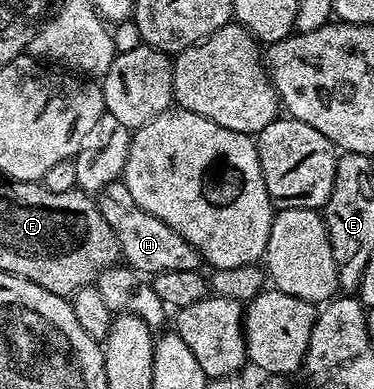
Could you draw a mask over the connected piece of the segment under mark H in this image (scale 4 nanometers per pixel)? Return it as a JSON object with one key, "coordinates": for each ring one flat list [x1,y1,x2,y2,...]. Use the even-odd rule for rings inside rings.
{"coordinates":[[124,179,112,180,107,186,103,186,103,190,96,193,95,199,99,214,103,214,104,221,111,228,111,234,119,242,121,260,132,268,134,272,142,274,149,274,148,272,154,272,153,274,162,272,196,272,202,267,201,254,195,250,195,246,191,246,191,242,187,242,179,233,173,232,171,226,167,226,162,220,147,214,147,210,139,207,135,202,135,198,131,198,131,190,127,190]]}

